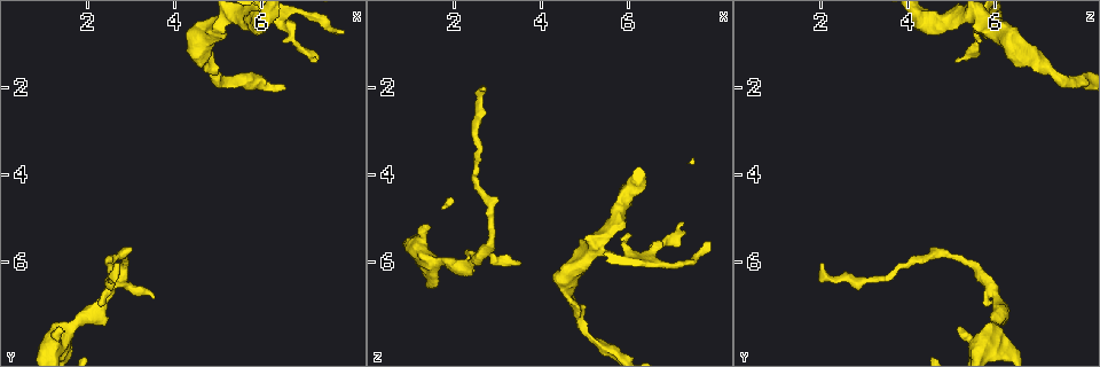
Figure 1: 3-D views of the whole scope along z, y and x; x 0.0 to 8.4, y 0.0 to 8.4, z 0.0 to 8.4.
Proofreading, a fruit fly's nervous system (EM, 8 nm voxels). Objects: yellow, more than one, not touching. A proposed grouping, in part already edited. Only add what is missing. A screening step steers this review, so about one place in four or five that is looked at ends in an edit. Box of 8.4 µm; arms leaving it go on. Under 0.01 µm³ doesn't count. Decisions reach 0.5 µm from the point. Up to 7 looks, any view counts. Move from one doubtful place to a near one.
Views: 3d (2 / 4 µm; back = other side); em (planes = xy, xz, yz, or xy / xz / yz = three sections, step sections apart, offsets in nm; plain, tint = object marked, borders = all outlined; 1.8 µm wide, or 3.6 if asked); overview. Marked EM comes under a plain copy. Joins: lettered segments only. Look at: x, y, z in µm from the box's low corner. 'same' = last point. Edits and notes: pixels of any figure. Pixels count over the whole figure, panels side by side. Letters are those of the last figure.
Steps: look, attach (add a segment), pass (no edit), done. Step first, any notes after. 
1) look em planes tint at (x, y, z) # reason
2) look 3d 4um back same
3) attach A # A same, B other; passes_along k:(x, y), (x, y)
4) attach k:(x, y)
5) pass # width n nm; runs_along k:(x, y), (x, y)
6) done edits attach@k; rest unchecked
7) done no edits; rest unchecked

look em planes borders at (2.70, 6.05, 2.10) # thin end

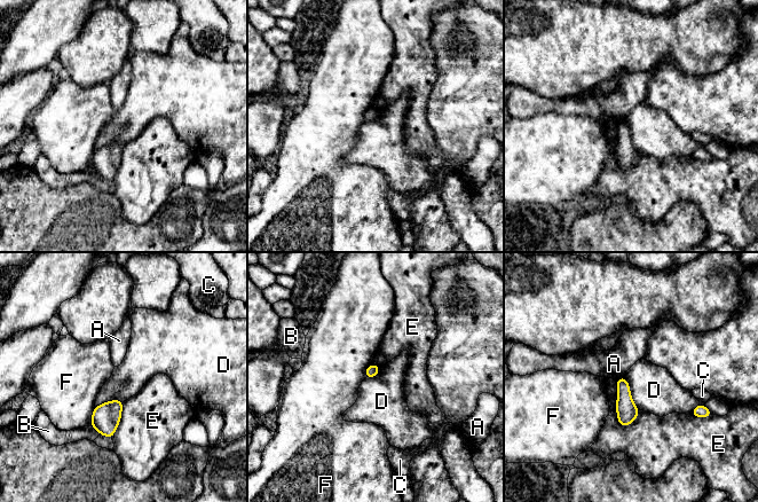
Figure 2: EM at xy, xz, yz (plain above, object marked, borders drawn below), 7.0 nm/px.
pass # A other, B other, C other, D other, E other, F other; border 2:(624, 376), (630, 397), (639, 408); no lettered segment goes on from it

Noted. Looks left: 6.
look em yz step 4 borders at (3.50, 6.85, 6.05)

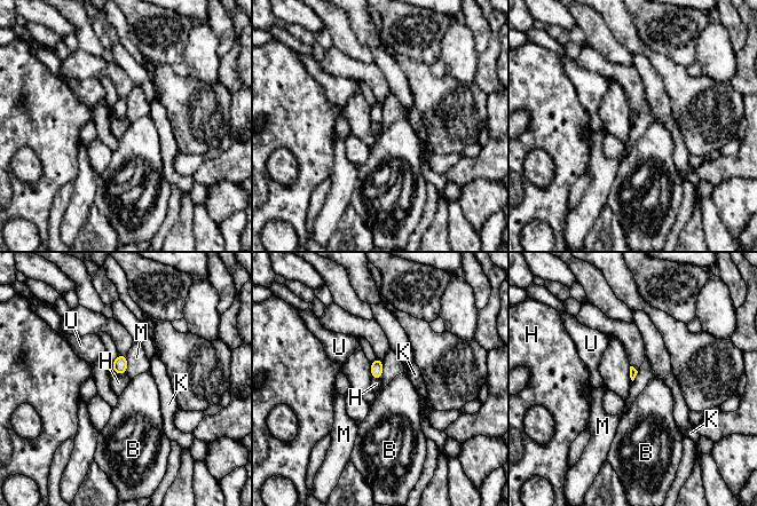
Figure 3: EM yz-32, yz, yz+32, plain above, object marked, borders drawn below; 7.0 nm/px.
look em planes borders same # cut it another way

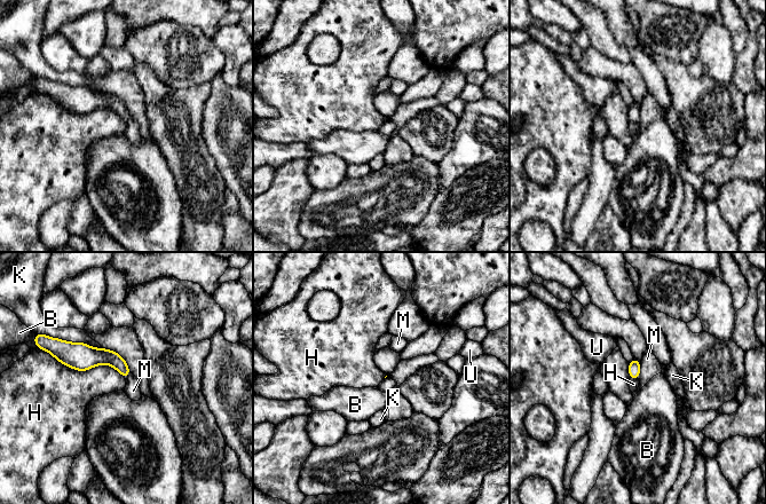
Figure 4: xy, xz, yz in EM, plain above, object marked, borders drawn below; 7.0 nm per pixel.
pass # B other, H other, K other, M other, U other; border 4:(49, 354), (124, 378); none of them fits

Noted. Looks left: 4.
look 3d 4um at (1.35, 7.50, 5.20) # an open end

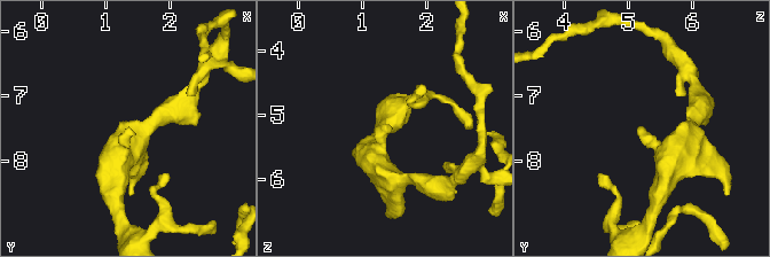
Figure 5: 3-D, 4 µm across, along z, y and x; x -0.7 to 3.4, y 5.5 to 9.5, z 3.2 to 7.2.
look em planes borders at (1.35, 7.50, 5.25) # shape alone is not enough

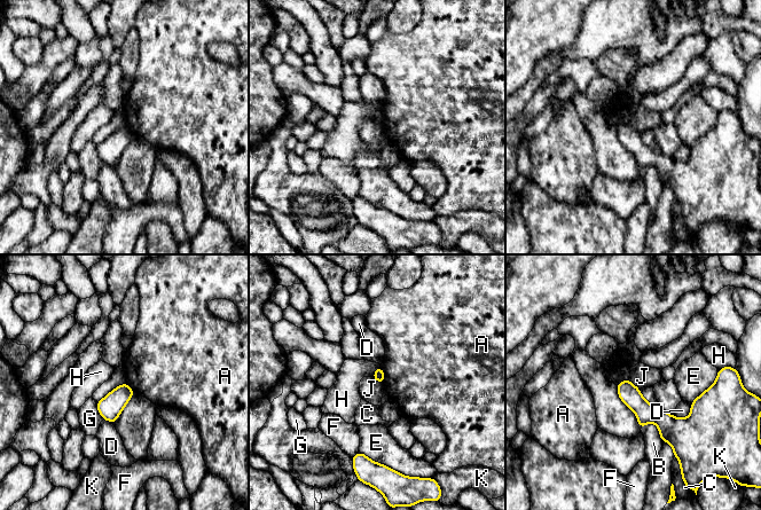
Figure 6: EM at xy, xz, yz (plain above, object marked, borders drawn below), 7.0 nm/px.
pass # A other, B other, C other, D other, E other, F other, G other, H other, J other, K other; runs_along 6:(620, 386), (666, 423), (685, 423), (700, 400); no lettered segment goes on from it

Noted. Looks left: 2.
done no edits; rest unchecked

